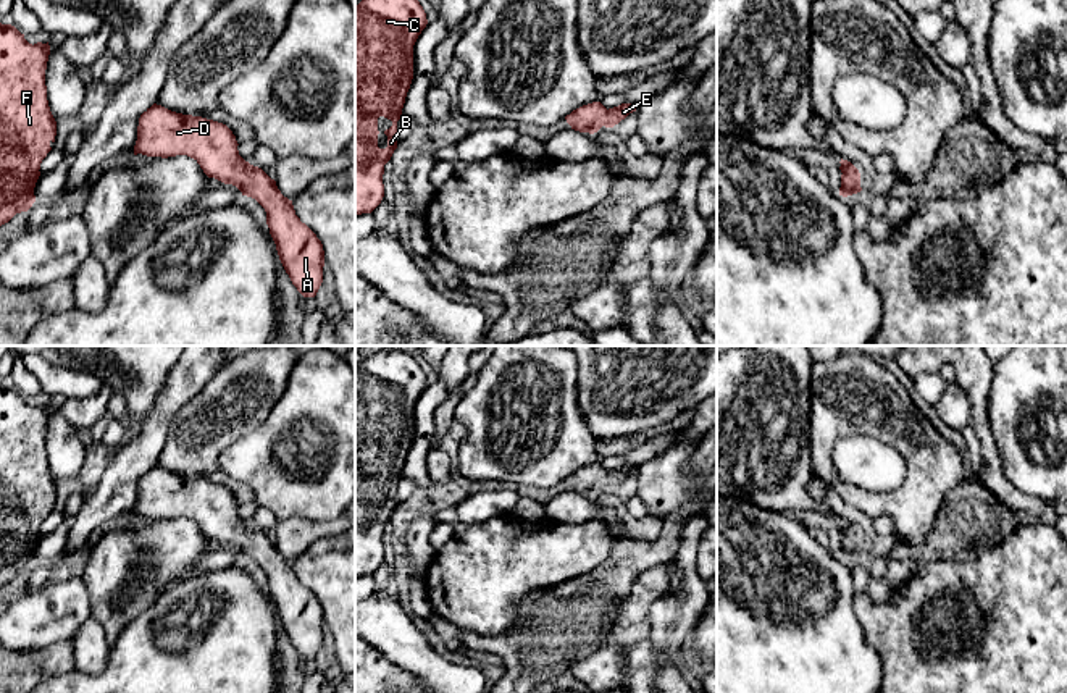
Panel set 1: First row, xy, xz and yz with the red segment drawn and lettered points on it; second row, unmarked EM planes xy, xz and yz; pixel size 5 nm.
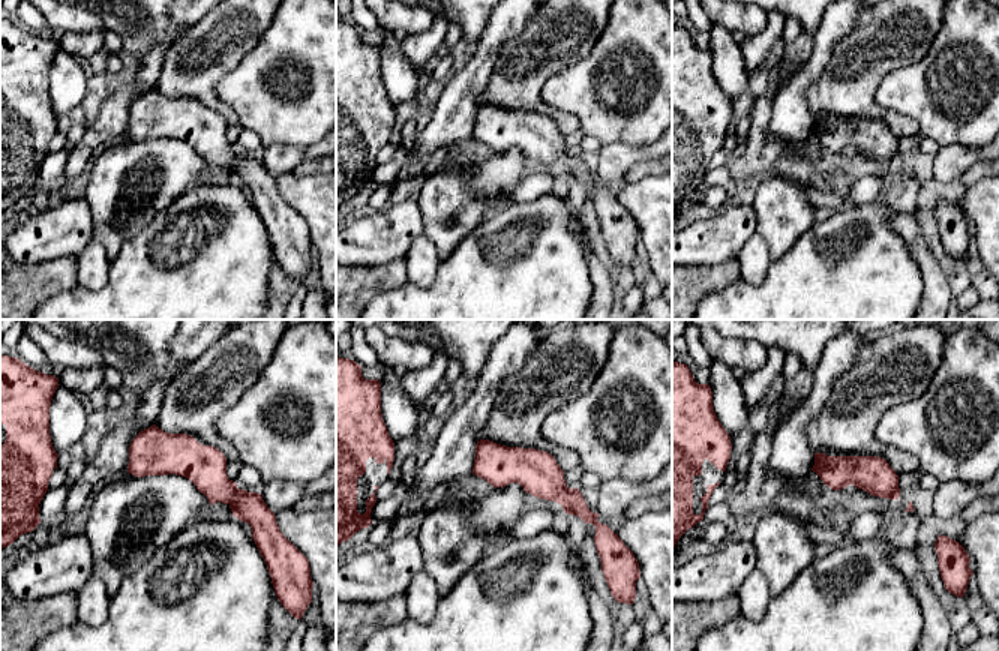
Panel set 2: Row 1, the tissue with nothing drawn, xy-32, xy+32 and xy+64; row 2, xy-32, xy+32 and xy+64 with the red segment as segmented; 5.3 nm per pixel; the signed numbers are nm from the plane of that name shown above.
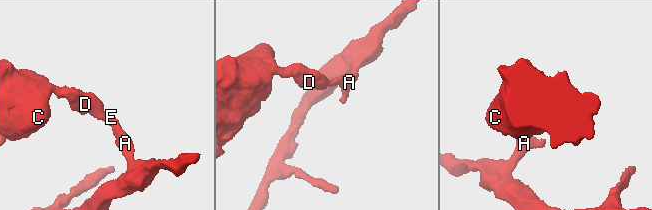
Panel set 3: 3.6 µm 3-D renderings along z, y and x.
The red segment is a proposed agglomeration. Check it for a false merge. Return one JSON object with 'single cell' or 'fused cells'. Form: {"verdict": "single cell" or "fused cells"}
{"verdict": "single cell"}

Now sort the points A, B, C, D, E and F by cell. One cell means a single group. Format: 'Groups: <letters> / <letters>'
Groups: A B C D E F

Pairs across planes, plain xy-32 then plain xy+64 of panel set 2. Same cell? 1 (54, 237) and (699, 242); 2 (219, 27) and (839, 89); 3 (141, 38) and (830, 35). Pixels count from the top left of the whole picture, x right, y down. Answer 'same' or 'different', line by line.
1: same
2: same
3: different

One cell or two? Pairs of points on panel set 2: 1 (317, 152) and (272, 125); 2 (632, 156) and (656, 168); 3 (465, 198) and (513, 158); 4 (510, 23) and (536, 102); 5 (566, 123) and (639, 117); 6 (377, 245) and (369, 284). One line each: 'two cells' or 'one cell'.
1: two cells
2: two cells
3: one cell
4: two cells
5: two cells
6: two cells

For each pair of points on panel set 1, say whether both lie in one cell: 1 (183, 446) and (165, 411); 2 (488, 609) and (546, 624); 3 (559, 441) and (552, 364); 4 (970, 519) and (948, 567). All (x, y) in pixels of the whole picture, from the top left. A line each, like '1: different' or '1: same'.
1: different
2: different
3: same
4: different

